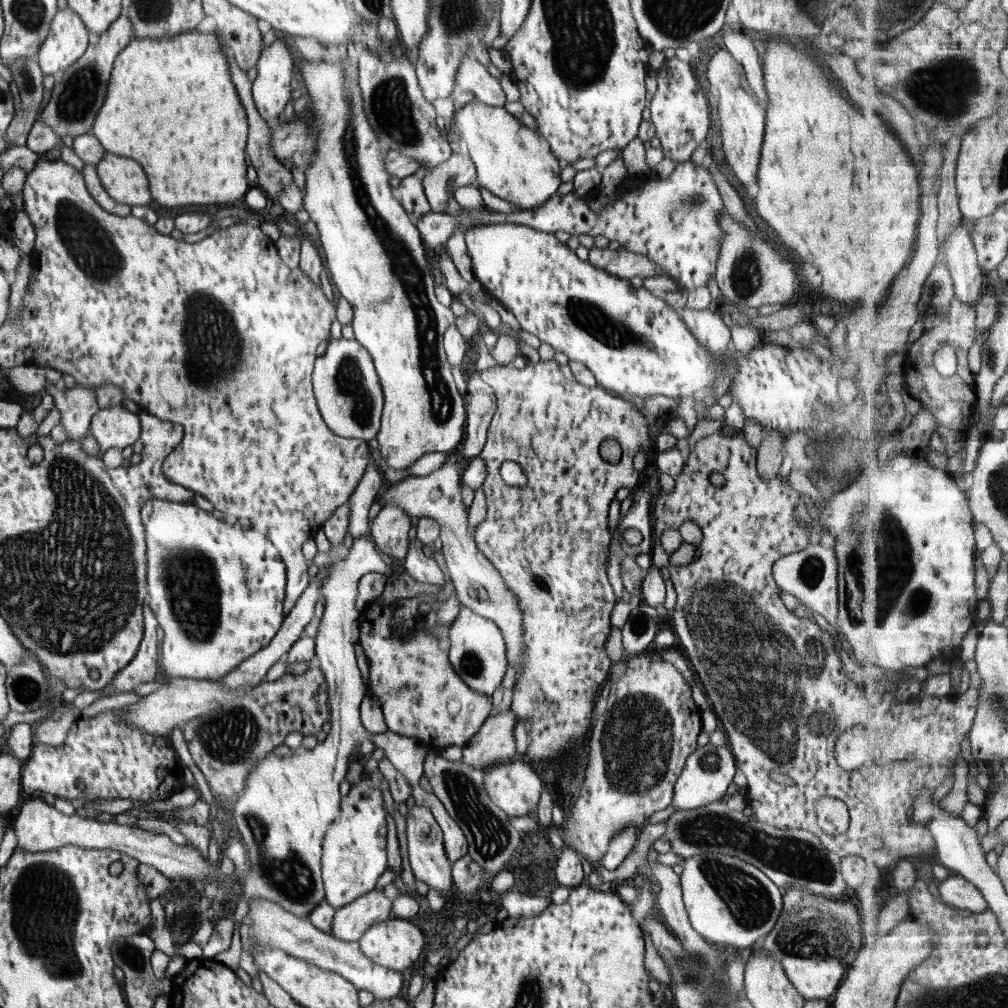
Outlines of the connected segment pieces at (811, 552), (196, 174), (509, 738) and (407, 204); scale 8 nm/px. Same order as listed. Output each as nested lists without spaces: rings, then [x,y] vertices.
[[[822,543],[809,544],[800,552],[777,560],[772,568],[772,576],[780,589],[795,596],[800,604],[814,610],[814,613],[824,616],[838,632],[838,563],[835,549],[826,548]]]
[[[197,30],[187,31],[178,35],[166,37],[165,39],[138,39],[134,37],[124,50],[115,58],[109,86],[103,105],[98,111],[93,122],[94,136],[98,137],[99,143],[107,150],[118,156],[134,158],[136,162],[142,164],[144,172],[148,174],[150,180],[150,192],[154,200],[162,206],[184,206],[184,204],[222,204],[222,202],[239,202],[252,185],[246,179],[246,155],[244,148],[248,140],[248,117],[246,109],[240,104],[238,92],[232,82],[231,70],[227,59],[227,54],[223,49],[223,40],[219,33],[202,34]]]
[[[510,709],[502,714],[492,714],[463,746],[462,761],[482,770],[510,761],[517,754],[514,739],[516,724],[516,716]]]
[[[420,174],[408,175],[402,178],[395,193],[413,221],[431,211]]]

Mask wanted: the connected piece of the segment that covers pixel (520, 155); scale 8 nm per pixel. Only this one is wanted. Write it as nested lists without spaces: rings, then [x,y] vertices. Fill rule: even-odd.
[[[467,97],[464,106],[455,112],[453,122],[463,148],[474,161],[476,185],[490,190],[498,198],[523,210],[535,209],[541,207],[562,184],[558,159],[548,142],[504,107],[488,106]]]

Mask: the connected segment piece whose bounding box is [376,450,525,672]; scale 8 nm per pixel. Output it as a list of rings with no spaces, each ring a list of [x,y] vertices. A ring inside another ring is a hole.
[[[457,450],[448,454],[448,460],[444,466],[424,477],[406,477],[395,485],[384,488],[376,498],[376,502],[382,507],[396,504],[404,514],[412,517],[429,517],[434,519],[440,527],[439,538],[443,545],[446,568],[450,574],[450,580],[457,592],[457,597],[463,606],[472,612],[490,619],[502,631],[506,643],[506,656],[512,664],[512,671],[521,670],[523,666],[523,612],[520,608],[518,597],[511,591],[500,572],[478,550],[474,537],[468,532],[468,516],[460,493],[461,477],[465,464],[460,460]]]

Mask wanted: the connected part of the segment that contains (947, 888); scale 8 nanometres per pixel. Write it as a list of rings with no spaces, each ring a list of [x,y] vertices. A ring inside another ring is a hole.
[[[956,874],[940,885],[941,896],[946,902],[955,904],[960,908],[974,910],[976,912],[989,911],[990,904],[981,888],[976,886],[972,880]]]

